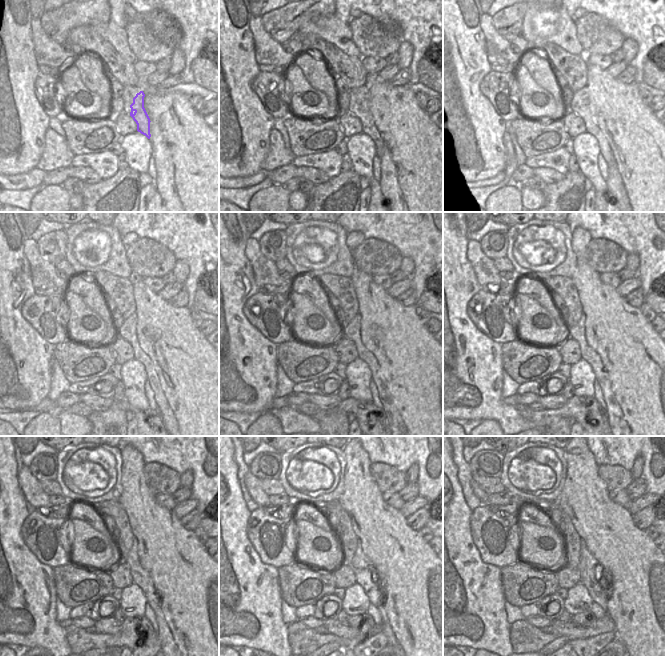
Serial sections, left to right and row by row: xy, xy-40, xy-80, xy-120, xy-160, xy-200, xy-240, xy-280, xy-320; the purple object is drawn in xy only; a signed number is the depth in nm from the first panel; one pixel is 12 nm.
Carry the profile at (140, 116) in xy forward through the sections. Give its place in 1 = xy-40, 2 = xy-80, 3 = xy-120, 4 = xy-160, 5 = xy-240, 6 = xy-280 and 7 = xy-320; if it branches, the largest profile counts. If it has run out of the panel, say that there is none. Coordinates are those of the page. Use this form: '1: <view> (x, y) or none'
1: xy-40 (364, 115)
2: xy-80 (591, 126)
3: xy-120 (167, 415)
4: xy-160 (389, 409)
5: xy-240 (141, 577)
6: xy-280 (365, 576)
7: xy-320 (589, 576)

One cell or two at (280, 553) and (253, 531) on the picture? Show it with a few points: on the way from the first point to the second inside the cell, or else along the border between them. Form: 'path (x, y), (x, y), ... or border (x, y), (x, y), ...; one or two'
path (273, 546), (260, 534); one

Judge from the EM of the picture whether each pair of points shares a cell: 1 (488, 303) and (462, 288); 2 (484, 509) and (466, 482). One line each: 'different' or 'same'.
1: different
2: different

